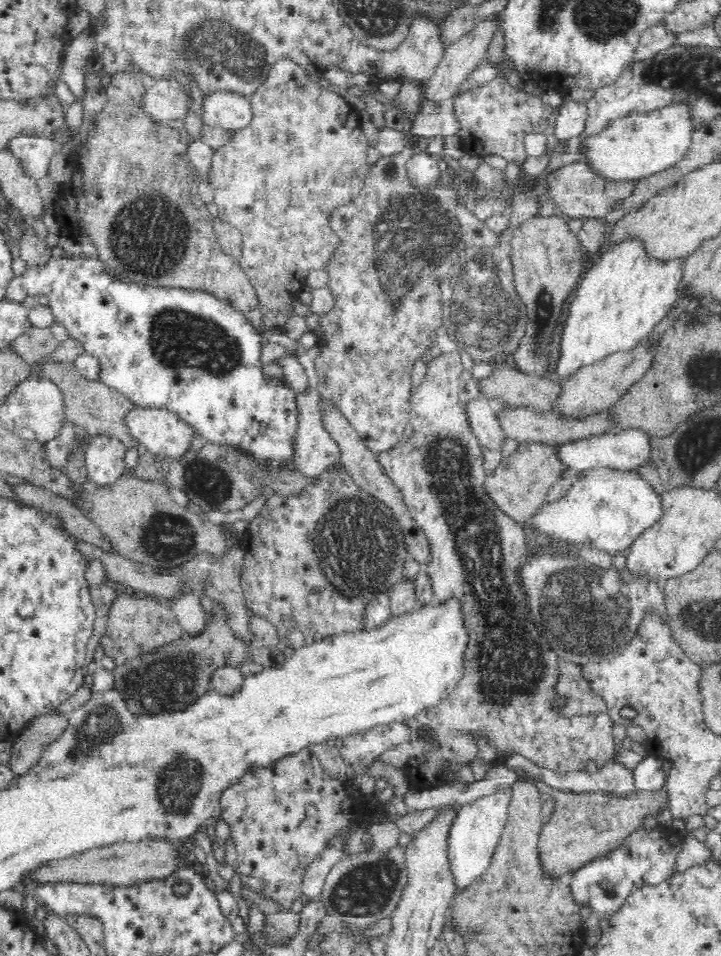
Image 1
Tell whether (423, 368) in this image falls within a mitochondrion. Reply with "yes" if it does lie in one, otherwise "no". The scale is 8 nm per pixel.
no

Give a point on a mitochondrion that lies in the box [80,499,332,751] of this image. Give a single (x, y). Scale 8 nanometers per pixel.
(172, 679)

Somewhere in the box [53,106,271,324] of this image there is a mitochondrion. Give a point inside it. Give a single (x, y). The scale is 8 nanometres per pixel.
(149, 237)

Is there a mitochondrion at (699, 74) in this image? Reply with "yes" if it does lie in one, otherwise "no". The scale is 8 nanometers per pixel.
yes

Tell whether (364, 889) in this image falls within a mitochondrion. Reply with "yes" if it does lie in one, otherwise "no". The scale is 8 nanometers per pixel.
yes

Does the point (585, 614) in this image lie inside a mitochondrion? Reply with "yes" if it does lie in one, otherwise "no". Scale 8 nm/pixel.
yes

